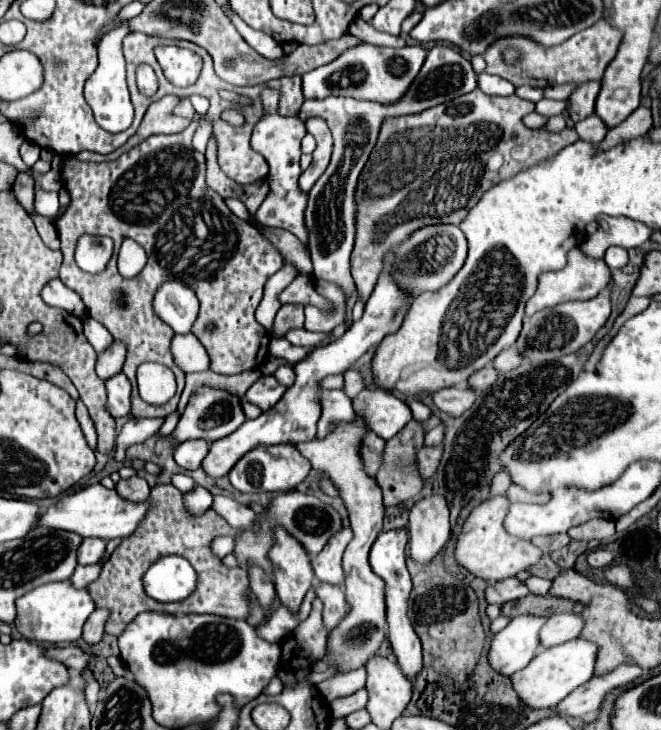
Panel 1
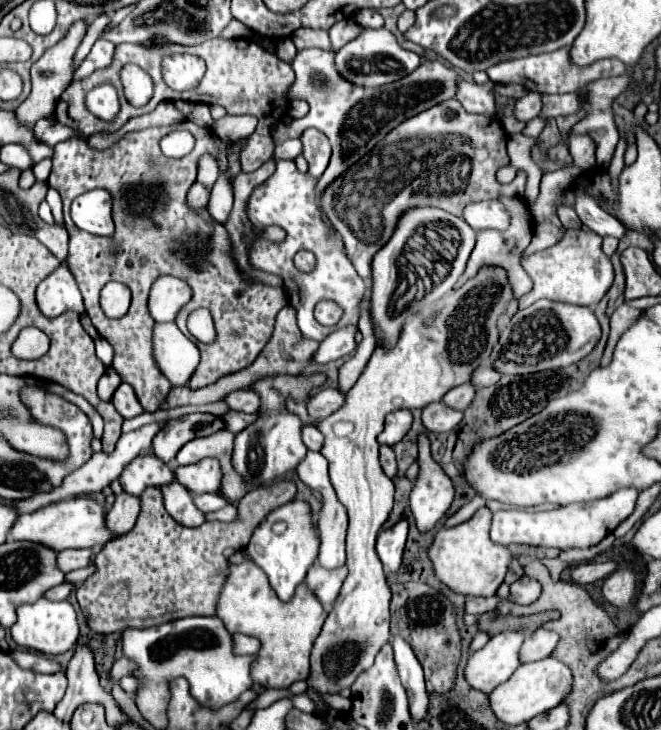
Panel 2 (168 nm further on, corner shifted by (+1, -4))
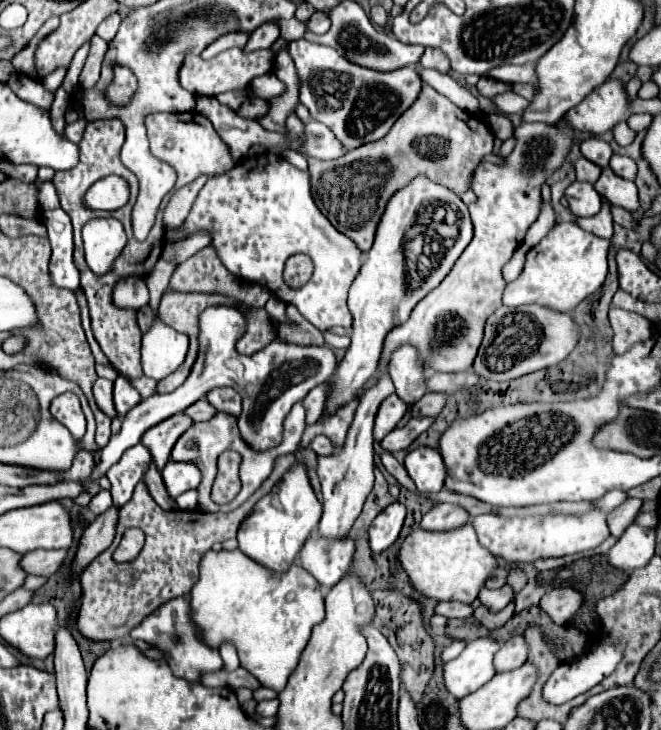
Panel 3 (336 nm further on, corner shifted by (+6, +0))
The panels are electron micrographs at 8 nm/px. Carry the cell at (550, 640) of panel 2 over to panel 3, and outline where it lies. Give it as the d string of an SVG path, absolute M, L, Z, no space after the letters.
M511 637L497 651L497 657L493 659L493 667L495 667L497 673L513 671L519 665L523 665L525 659L527 659L527 643L525 643L525 637Z

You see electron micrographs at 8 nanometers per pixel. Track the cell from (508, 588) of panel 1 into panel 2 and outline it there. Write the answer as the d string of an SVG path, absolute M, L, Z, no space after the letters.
M492 595L492 597L470 597L466 601L466 613L474 613L474 615L482 615L486 611L494 611L502 601L500 595Z

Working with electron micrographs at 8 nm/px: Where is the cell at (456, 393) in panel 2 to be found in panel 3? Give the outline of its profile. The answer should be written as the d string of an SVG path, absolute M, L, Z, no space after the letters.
M425 393L421 401L411 405L411 417L435 417L441 413L445 405L447 395L445 393Z

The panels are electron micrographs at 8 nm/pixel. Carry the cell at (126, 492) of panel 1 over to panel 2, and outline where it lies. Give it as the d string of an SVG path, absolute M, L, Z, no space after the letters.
M122 491L120 495L116 495L116 501L108 511L106 517L108 529L112 529L116 535L128 533L128 529L134 527L138 513L140 513L140 497Z

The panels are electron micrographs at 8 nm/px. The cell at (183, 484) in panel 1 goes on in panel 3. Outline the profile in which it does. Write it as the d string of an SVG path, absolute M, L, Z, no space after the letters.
M141 443L133 445L133 449L127 449L123 457L117 461L117 465L111 465L111 495L113 505L123 507L135 489L135 485L143 479L143 473L151 461L151 455L147 447Z

